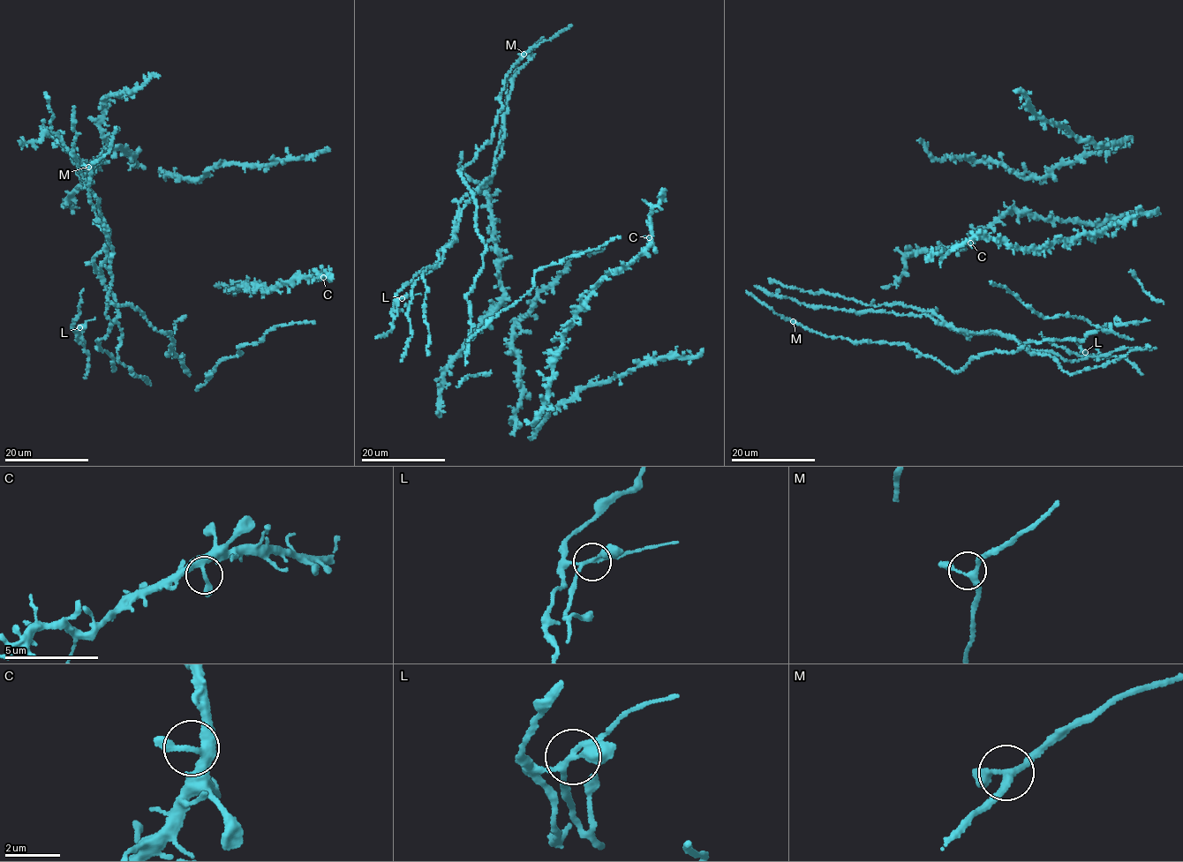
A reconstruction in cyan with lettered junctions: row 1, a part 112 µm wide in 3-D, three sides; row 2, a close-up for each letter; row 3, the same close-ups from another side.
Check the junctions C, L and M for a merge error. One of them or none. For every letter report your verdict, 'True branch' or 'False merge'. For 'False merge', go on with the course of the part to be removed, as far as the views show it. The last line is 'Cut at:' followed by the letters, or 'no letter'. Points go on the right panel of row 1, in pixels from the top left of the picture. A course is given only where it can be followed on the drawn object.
C: True branch
L: False merge. Course of the part to remove: (1085, 352), (1107, 355)
M: True branch
Cut at: L

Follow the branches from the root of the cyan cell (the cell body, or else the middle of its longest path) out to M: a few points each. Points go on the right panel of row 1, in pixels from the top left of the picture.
M: (1111, 325), (1081, 340), (1034, 341), (1013, 352), (983, 354), (957, 371), (904, 343), (853, 342), (793, 321)

